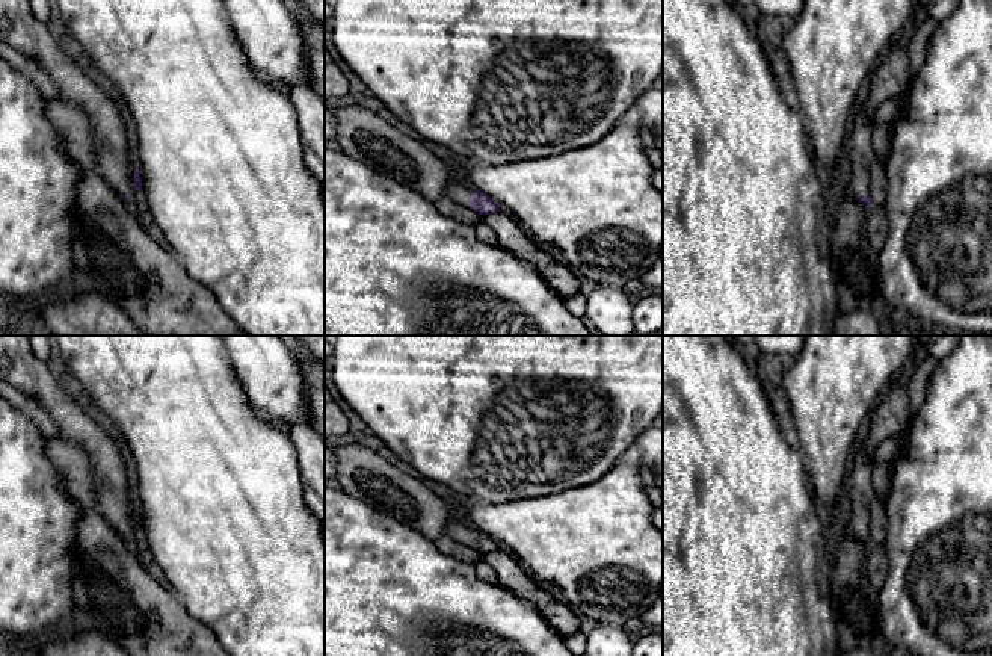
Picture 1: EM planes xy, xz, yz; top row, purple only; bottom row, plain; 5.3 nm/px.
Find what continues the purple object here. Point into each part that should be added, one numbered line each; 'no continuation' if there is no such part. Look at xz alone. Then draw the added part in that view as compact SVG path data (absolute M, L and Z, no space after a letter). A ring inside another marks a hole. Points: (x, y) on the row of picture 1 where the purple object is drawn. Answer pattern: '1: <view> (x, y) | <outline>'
1: xz (456, 191) | M451 180L447 186L445 186L445 195L448 198L451 198L453 201L456 201L457 204L462 204L465 207L468 207L468 200L471 196L473 189L464 186L461 181L457 180Z

